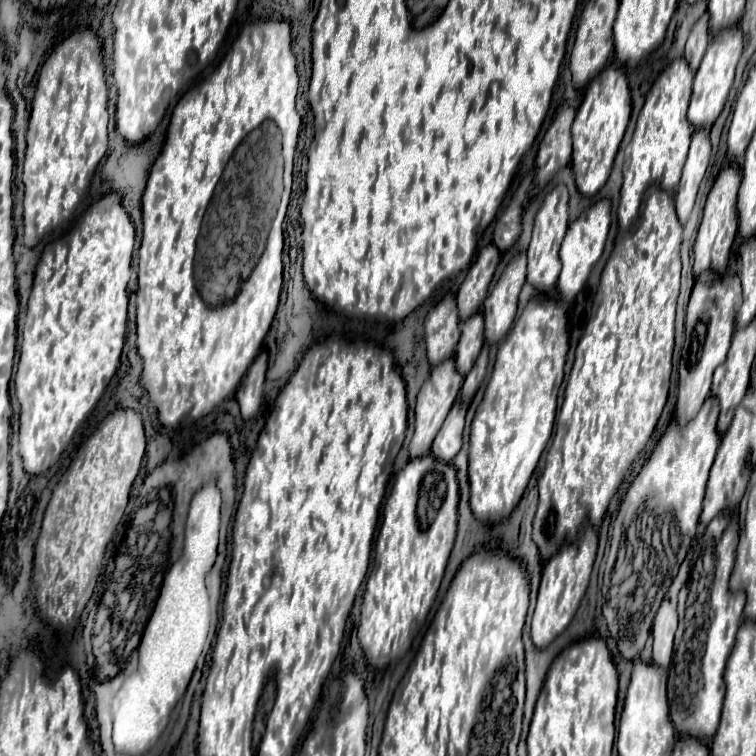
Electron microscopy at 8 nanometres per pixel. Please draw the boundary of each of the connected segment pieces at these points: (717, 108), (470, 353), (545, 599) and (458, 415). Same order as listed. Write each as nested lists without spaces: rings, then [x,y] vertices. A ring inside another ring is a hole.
[[[738,28],[724,30],[722,34],[712,38],[712,42],[706,50],[706,56],[702,58],[702,64],[694,78],[694,92],[692,92],[692,102],[690,102],[690,110],[688,110],[688,120],[694,130],[712,128],[712,124],[724,110],[726,98],[728,98],[732,82],[734,82],[736,64],[740,60],[740,54],[742,54],[742,32]]]
[[[478,312],[474,314],[470,320],[462,322],[462,338],[456,346],[456,368],[462,376],[466,376],[466,372],[470,372],[470,368],[474,366],[474,360],[478,358],[478,352],[482,350],[484,344],[484,316]]]
[[[586,526],[584,532],[580,532],[578,542],[564,546],[552,560],[546,562],[540,592],[538,592],[538,604],[532,618],[532,642],[536,648],[546,648],[572,622],[580,606],[580,600],[586,592],[592,564],[596,558],[596,550],[598,550],[598,534],[594,532],[592,526]]]
[[[456,402],[454,408],[450,410],[450,416],[446,418],[446,424],[442,426],[432,444],[432,456],[436,456],[442,462],[452,462],[456,458],[456,454],[462,448],[464,416],[466,416],[466,406],[462,402]]]

